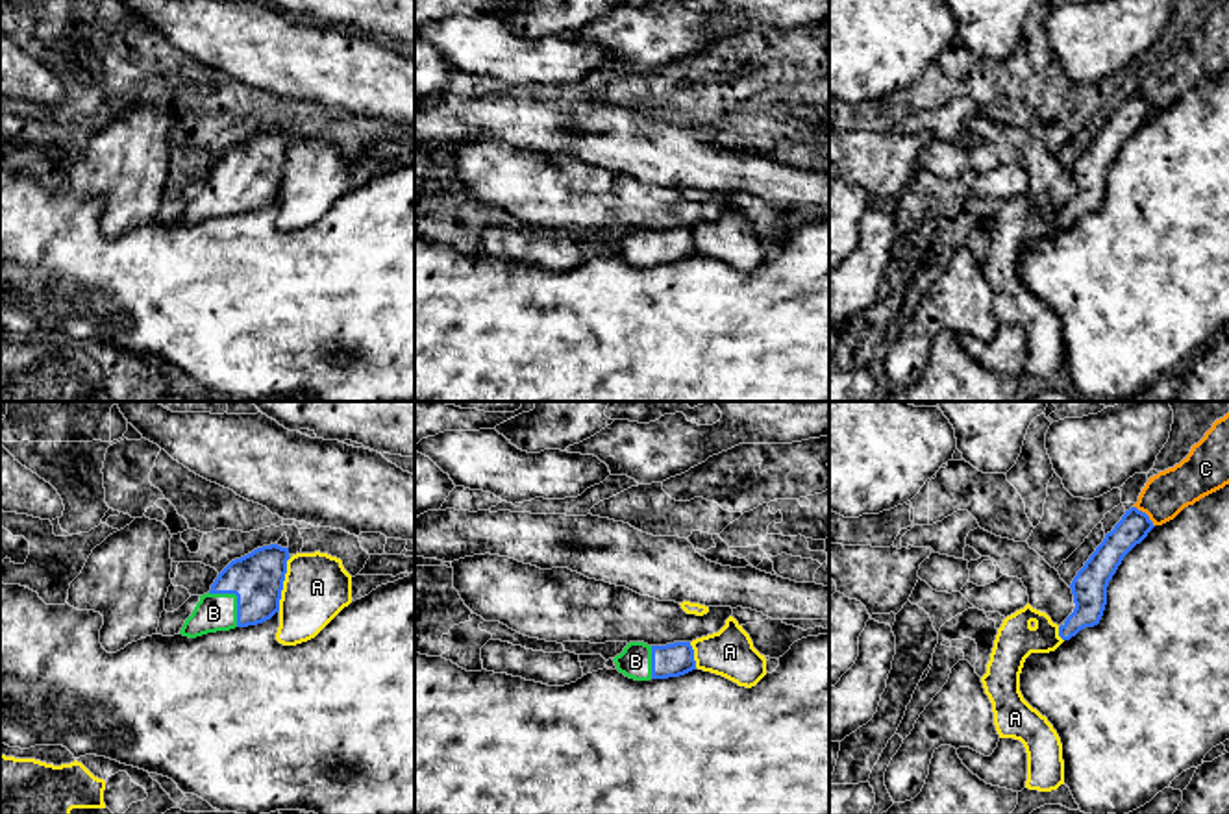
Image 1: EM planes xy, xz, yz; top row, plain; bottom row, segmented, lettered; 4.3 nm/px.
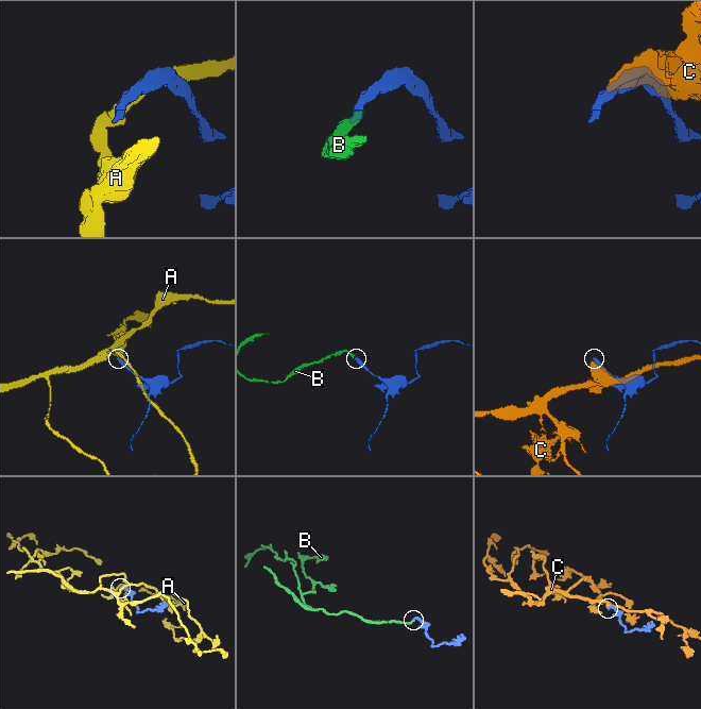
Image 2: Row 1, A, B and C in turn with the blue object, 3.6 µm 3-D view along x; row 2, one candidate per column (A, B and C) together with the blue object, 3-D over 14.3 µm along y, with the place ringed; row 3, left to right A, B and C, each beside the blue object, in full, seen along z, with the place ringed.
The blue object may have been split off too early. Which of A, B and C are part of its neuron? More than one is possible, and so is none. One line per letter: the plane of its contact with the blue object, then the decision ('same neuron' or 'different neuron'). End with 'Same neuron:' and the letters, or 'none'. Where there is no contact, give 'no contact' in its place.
A: xy | different neuron
B: xy | same neuron
C: yz | different neuron
Same neuron: B

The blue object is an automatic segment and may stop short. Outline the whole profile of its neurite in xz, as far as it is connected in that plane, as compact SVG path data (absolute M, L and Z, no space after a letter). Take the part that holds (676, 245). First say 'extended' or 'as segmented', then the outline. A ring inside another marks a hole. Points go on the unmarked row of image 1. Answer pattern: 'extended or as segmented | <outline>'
extended | M629 228L613 246L620 259L635 266L679 263L696 255L690 228L666 231Z

